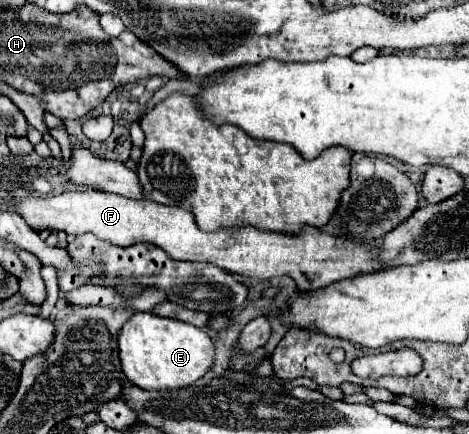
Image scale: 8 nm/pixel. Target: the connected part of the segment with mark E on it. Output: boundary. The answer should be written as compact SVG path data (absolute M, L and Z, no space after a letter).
M135 313L121 329L119 359L125 377L141 389L183 389L201 379L213 365L211 337L189 323L165 319L155 313Z

